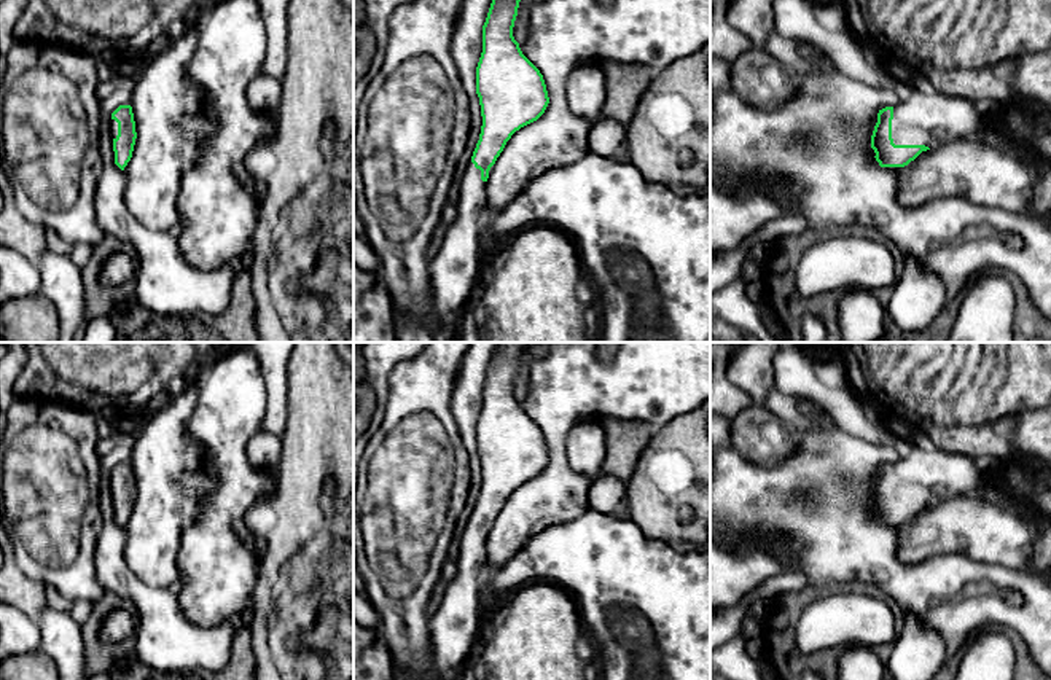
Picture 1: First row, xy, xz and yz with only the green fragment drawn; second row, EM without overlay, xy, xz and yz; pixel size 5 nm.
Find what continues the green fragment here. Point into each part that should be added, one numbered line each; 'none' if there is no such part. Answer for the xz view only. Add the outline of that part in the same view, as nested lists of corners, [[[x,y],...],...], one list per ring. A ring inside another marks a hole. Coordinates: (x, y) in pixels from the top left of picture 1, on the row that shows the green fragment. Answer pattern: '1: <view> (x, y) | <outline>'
1: xz (645, 250) | [[[589,153],[580,161],[549,169],[529,182],[519,194],[500,210],[492,210],[487,204],[486,182],[481,170],[470,161],[459,186],[457,218],[447,226],[444,240],[435,258],[428,261],[430,272],[430,314],[427,322],[433,330],[441,328],[441,317],[447,312],[463,312],[478,293],[479,283],[486,277],[487,264],[481,260],[481,242],[489,229],[500,233],[519,231],[524,226],[549,226],[564,233],[578,248],[586,288],[596,301],[596,342],[710,342],[710,185],[697,191],[675,193],[666,185],[648,183],[642,174],[627,161]]]

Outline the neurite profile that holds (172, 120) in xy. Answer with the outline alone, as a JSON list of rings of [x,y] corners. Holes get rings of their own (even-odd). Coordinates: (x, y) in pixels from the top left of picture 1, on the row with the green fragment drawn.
[[[202,10],[188,19],[185,33],[170,38],[164,46],[142,57],[142,68],[132,91],[135,145],[124,167],[124,202],[131,213],[148,229],[167,233],[182,223],[178,212],[183,175],[197,164],[204,143],[215,132],[217,121],[204,94],[188,78],[188,64],[201,37]]]

